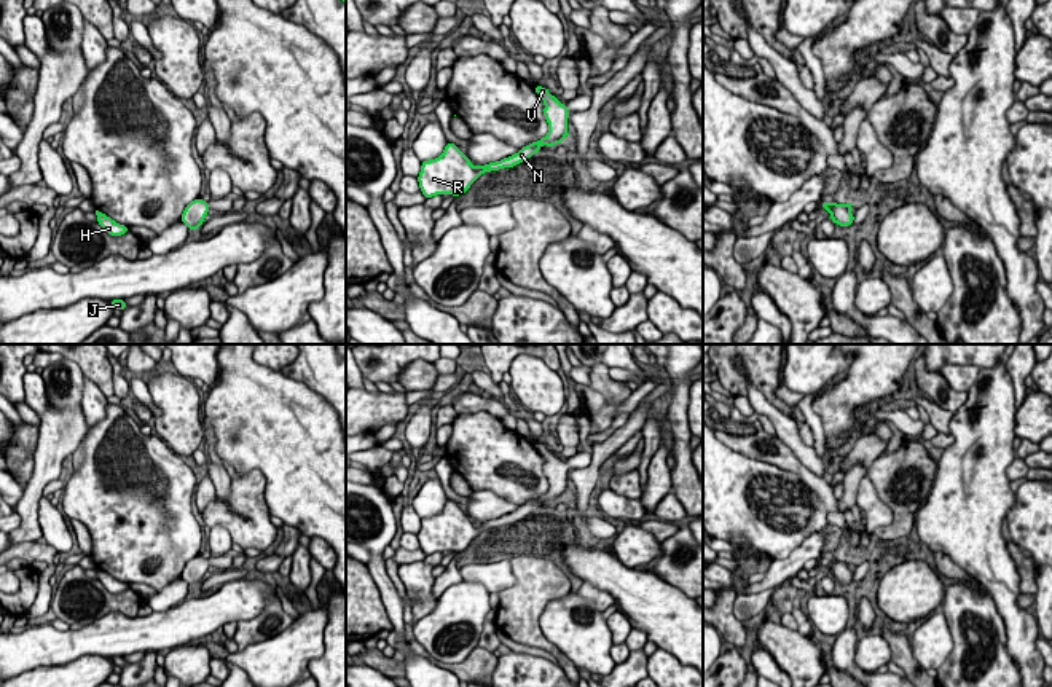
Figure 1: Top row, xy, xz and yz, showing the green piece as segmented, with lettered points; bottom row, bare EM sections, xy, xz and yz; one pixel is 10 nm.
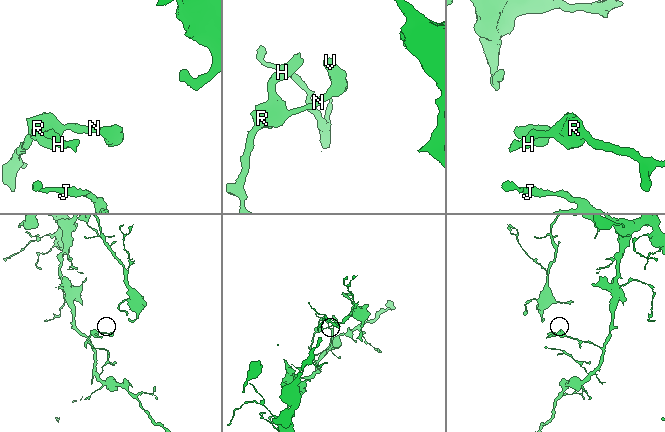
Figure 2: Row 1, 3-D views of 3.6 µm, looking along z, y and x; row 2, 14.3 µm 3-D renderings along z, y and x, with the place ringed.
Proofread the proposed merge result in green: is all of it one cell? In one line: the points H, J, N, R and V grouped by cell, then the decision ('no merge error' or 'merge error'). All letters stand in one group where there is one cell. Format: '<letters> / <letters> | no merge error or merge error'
H J N R V | no merge error

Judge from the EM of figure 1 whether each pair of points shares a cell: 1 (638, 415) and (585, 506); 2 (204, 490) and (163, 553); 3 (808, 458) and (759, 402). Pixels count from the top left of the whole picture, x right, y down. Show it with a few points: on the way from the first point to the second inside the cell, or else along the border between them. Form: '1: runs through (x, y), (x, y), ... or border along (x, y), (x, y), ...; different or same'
1: runs through (619, 437), (596, 459), (593, 472), (585, 483); same
2: border along (198, 483), (193, 498); different
3: runs through (794, 443), (786, 427), (773, 415); same

